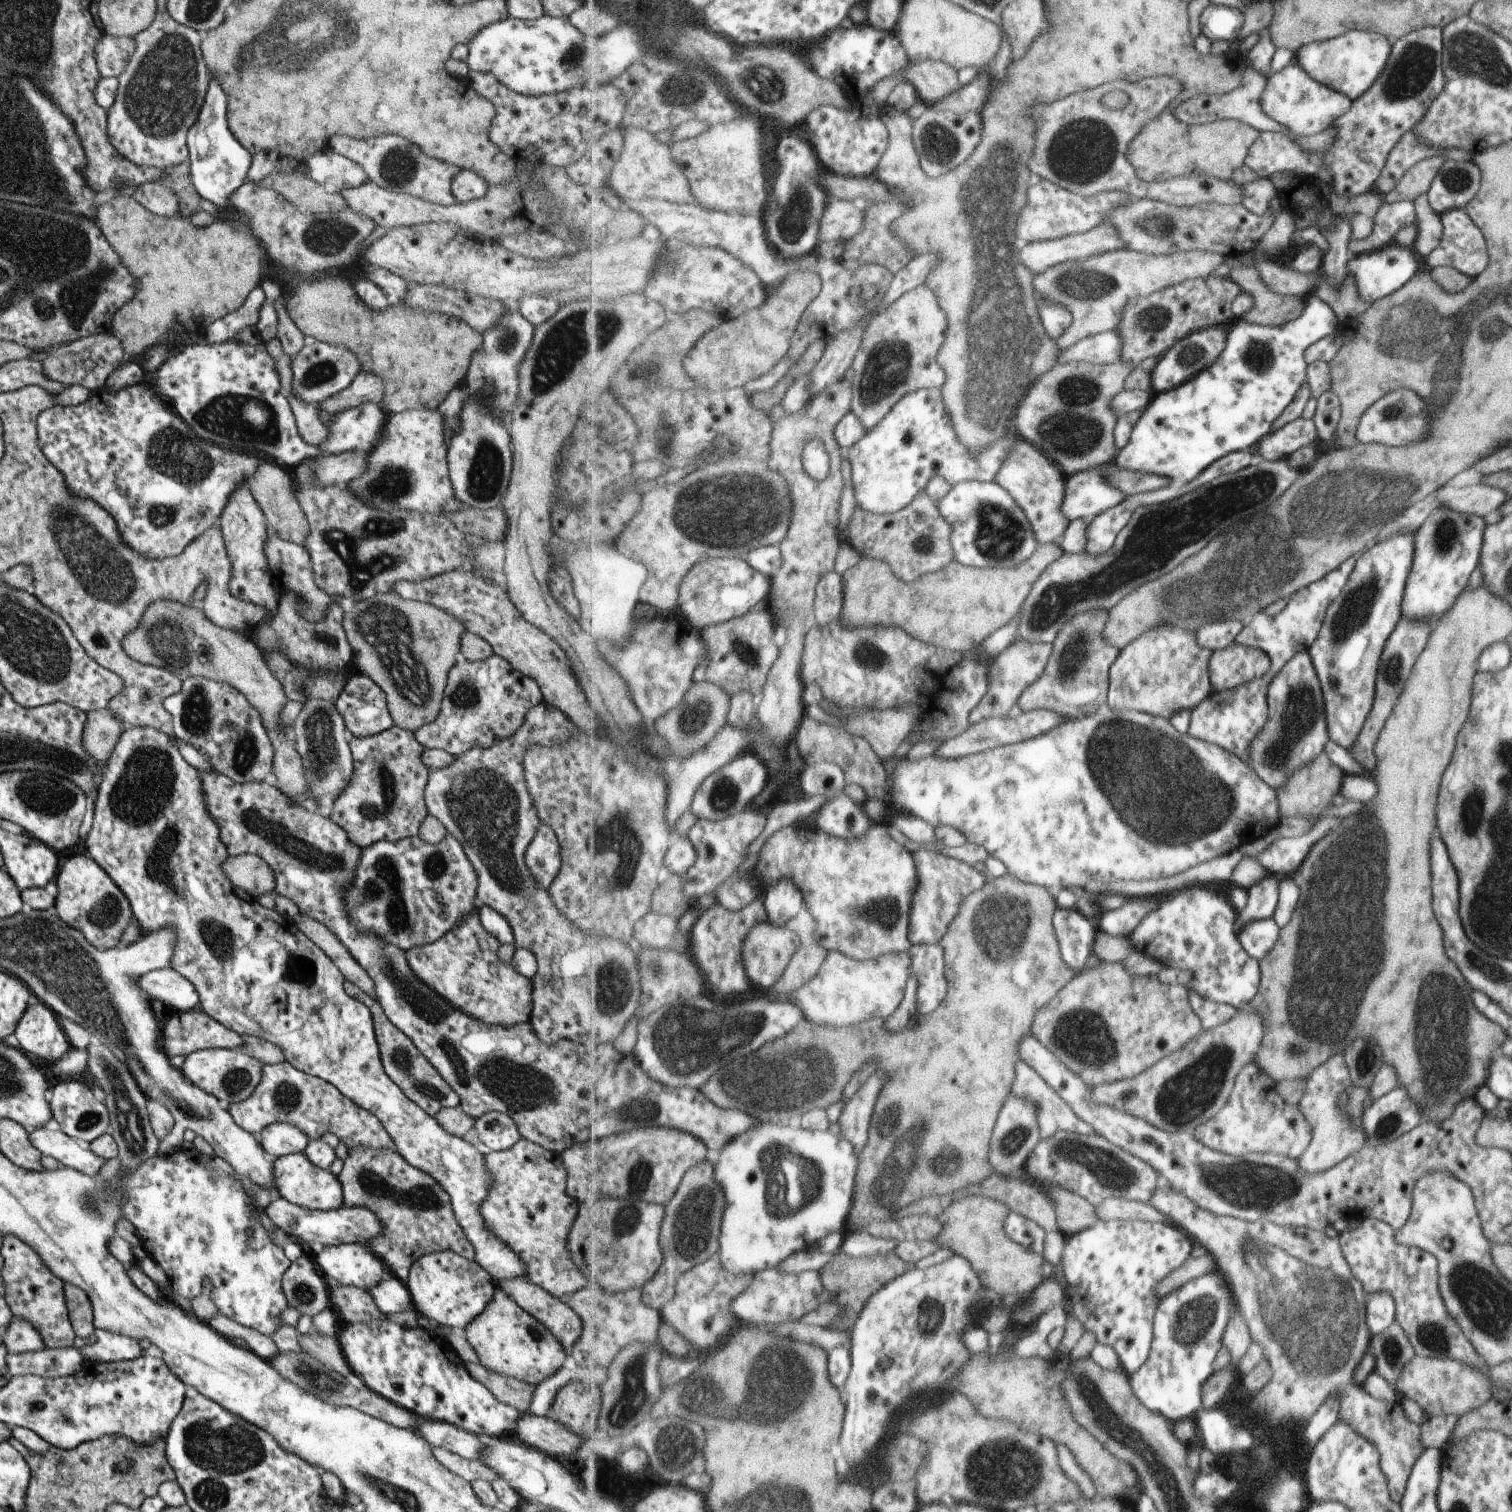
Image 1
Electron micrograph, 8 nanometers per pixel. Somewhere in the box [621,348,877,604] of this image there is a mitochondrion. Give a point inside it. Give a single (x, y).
(724, 512)

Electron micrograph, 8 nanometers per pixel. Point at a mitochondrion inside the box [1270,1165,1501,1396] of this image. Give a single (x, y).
(1432, 1337)

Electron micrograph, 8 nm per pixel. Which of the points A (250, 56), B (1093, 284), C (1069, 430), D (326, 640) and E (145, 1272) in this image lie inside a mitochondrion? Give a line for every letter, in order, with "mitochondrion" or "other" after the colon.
A: mitochondrion
B: mitochondrion
C: mitochondrion
D: mitochondrion
E: other

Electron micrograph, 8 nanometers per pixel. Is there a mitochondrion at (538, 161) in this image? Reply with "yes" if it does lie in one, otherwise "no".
no

